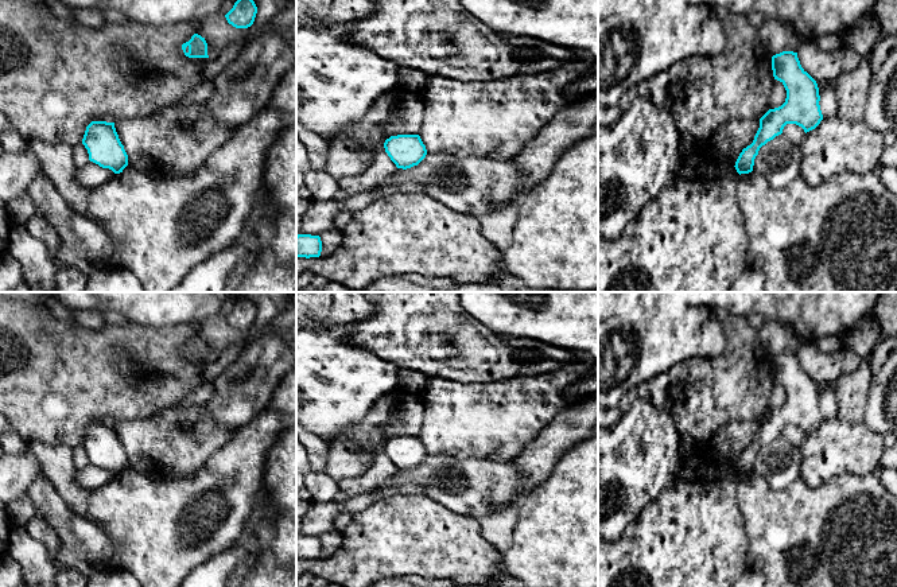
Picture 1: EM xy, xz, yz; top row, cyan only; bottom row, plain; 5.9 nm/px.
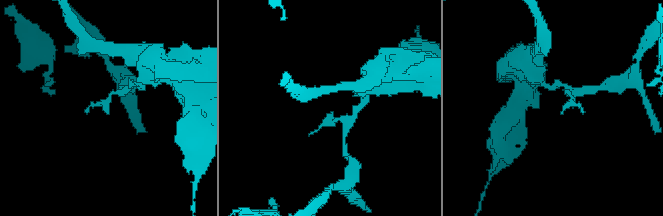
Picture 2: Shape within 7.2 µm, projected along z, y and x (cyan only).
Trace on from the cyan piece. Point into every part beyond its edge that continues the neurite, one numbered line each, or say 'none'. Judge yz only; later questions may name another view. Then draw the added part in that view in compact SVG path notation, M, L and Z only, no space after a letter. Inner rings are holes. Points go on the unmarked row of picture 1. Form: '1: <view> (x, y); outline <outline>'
none

